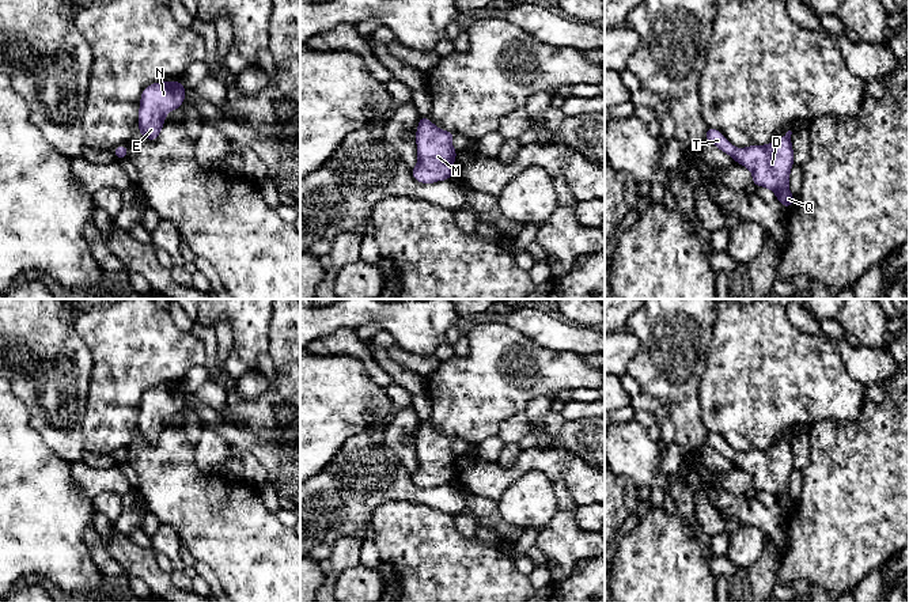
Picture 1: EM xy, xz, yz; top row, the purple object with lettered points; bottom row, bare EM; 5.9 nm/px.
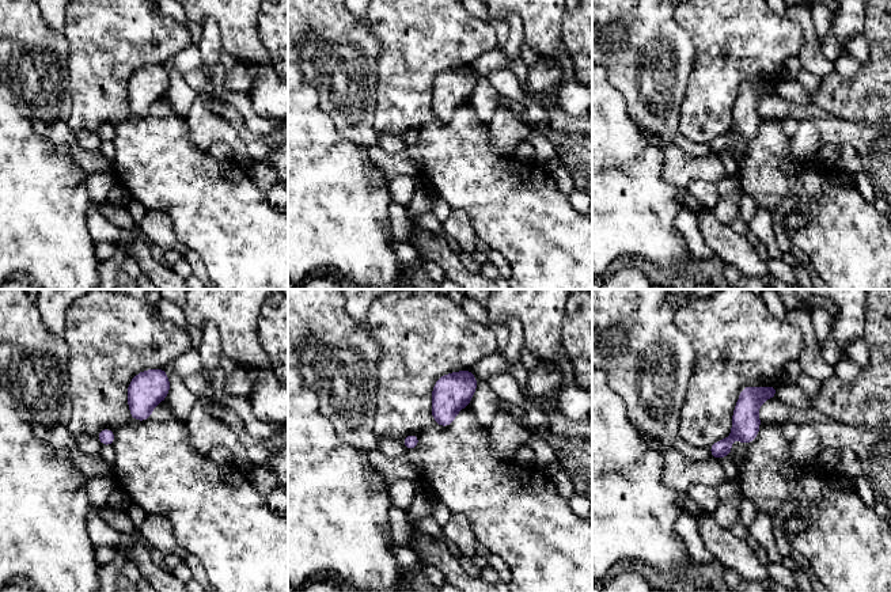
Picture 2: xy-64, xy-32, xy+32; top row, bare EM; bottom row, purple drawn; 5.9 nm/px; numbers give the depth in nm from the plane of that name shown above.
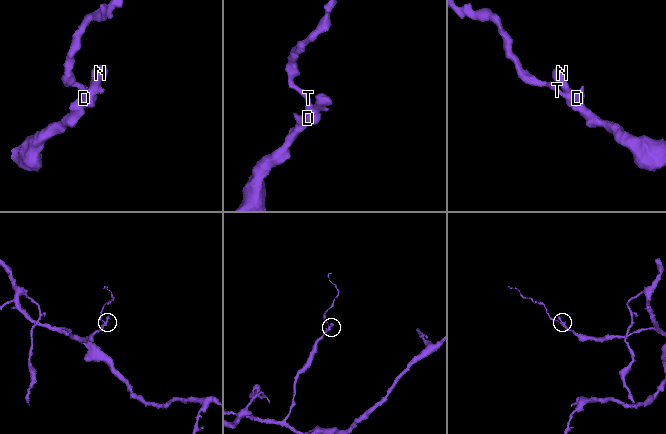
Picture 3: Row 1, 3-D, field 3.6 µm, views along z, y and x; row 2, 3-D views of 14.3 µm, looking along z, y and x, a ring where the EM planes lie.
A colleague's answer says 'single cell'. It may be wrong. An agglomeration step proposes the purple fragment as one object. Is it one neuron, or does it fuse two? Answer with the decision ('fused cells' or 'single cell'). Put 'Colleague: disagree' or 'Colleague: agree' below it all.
single cell
Colleague: agree

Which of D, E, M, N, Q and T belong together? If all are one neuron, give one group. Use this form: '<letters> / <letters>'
D E M N Q T

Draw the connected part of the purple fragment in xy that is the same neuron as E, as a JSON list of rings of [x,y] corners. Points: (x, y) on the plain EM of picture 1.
[[[159,386],[147,390],[141,398],[137,421],[140,439],[151,446],[156,444],[166,419],[182,410],[185,397],[181,386]]]

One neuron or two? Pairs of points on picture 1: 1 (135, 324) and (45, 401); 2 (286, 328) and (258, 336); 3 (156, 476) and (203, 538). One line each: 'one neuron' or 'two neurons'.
1: two neurons
2: two neurons
3: one neuron

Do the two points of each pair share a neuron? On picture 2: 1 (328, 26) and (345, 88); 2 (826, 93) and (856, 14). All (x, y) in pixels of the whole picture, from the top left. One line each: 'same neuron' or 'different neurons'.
1: same neuron
2: different neurons

